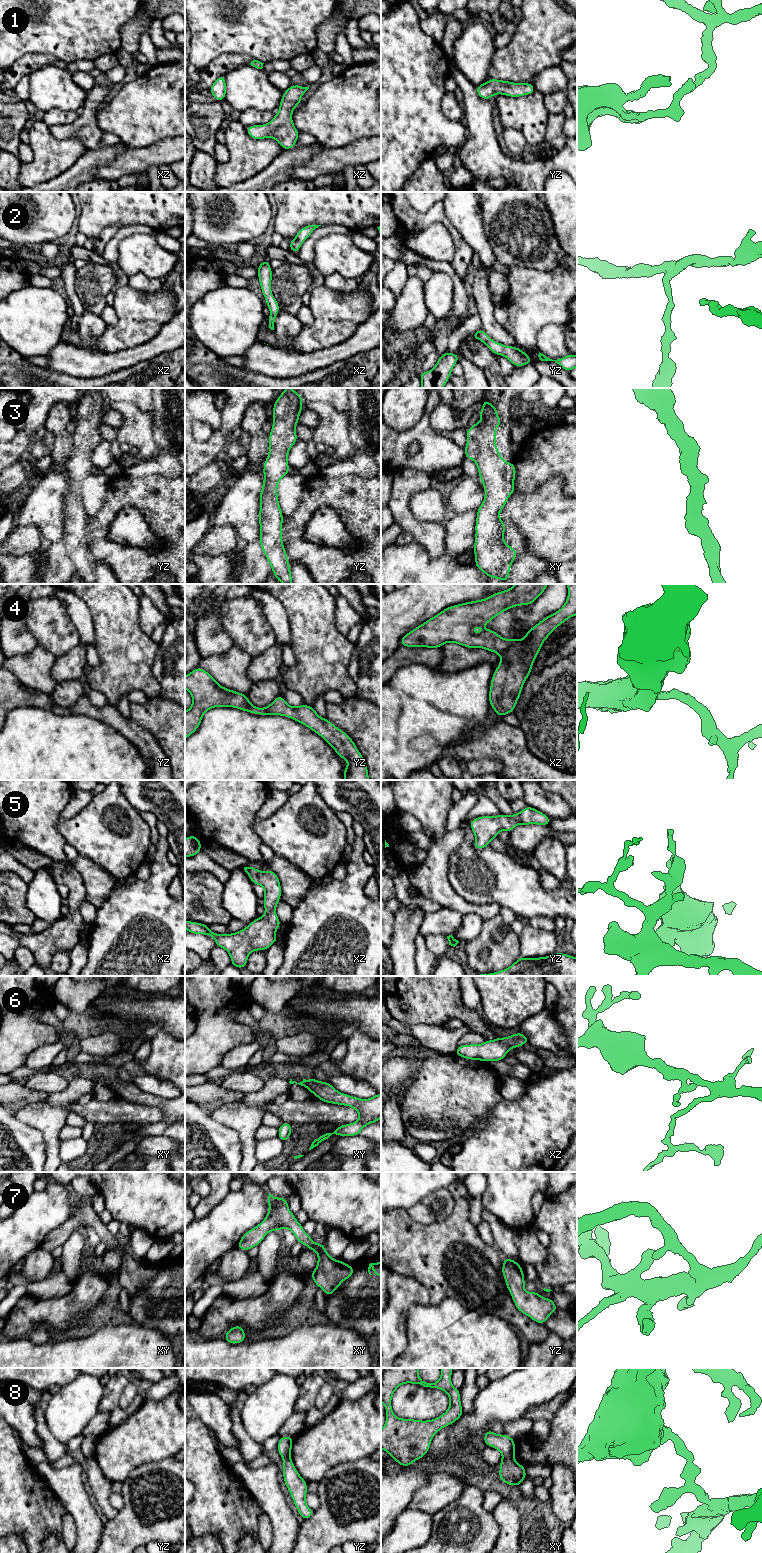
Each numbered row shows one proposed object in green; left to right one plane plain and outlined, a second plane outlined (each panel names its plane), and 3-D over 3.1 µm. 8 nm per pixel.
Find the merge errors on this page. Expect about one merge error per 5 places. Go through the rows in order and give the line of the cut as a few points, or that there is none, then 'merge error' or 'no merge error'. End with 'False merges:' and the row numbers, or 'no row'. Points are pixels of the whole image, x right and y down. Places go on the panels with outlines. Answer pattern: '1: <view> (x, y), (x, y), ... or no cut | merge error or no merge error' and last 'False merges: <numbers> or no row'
1: no cut | no merge error
2: no cut | no merge error
3: no cut | no merge error
4: no cut | no merge error
5: no cut | no merge error
6: no cut | no merge error
7: no cut | no merge error
8: xy (503, 1457), (513, 1458) | merge error
False merges: 8

